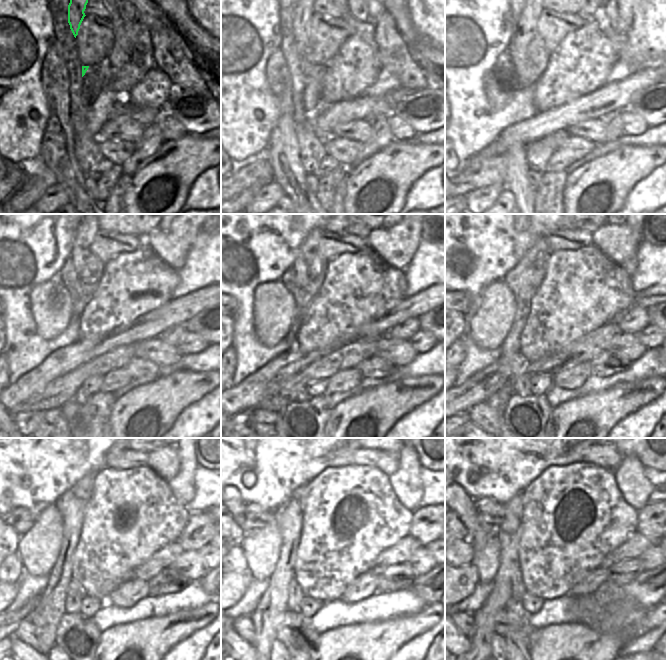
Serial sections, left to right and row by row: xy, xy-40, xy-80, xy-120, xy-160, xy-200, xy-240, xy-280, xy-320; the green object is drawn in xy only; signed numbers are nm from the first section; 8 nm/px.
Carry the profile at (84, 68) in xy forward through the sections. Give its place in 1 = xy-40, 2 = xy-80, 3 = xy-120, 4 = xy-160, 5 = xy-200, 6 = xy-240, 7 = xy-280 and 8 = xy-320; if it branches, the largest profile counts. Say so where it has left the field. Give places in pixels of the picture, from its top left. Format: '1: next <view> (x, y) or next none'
1: next xy-40 (304, 10)
2: next xy-80 (529, 54)
3: next xy-120 (81, 273)
4: next xy-160 (305, 276)
5: next xy-200 (525, 278)
6: next xy-240 (72, 504)
7: next xy-280 (288, 516)
8: next xy-320 (509, 528)

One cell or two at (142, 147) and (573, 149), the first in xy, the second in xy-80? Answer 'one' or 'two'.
two

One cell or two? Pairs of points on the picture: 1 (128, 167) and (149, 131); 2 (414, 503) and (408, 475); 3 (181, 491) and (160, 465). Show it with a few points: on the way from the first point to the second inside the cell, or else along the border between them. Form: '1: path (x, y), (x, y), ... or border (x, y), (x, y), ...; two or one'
1: path (136, 158), (144, 150), (149, 140); one
2: path (410, 496), (408, 482); one
3: border (177, 455), (179, 470), (167, 481); two

